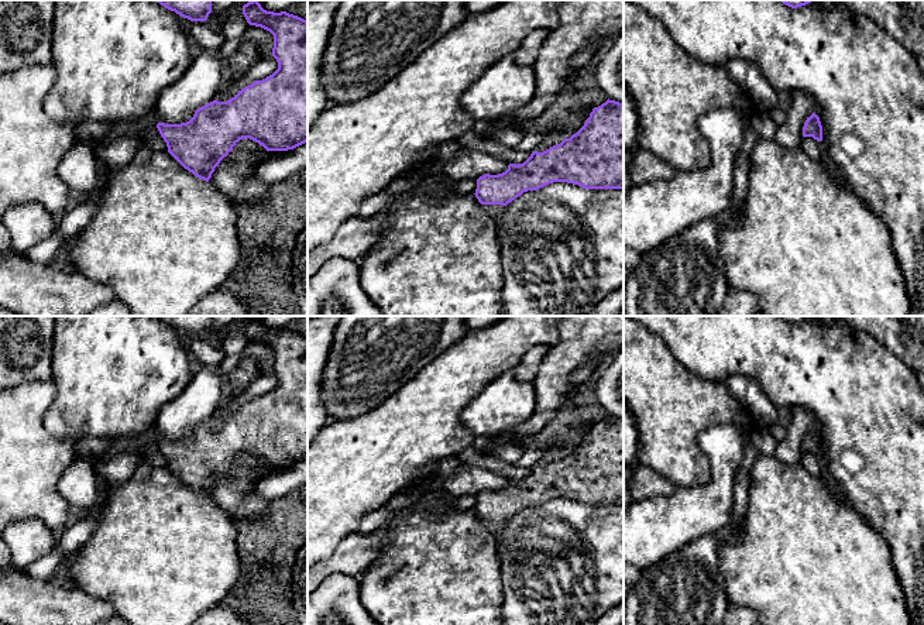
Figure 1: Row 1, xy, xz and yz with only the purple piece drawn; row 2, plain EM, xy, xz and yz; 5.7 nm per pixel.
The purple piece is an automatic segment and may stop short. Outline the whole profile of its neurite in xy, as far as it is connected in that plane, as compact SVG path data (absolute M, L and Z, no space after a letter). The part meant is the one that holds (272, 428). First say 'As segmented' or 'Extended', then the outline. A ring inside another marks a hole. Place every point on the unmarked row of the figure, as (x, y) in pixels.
As segmented. M257 316L244 320L243 330L250 341L261 343L274 351L272 372L278 385L238 406L227 418L213 416L199 423L186 439L157 440L168 468L185 485L206 498L243 454L258 459L267 467L288 467L308 459L308 337L286 327L267 327Z

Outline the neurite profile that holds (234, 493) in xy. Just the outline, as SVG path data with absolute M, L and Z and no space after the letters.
M243 454L214 484L209 499L240 525L244 521L262 518L269 508L269 499L255 492L255 485L265 477L288 467L267 467L258 459Z

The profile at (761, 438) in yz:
M756 426L750 433L750 443L756 447L758 454L773 454L777 447L777 440L766 426Z

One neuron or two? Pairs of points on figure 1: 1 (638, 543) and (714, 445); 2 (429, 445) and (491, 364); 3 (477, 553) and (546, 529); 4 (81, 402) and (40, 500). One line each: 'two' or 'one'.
1: one
2: one
3: two
4: two

